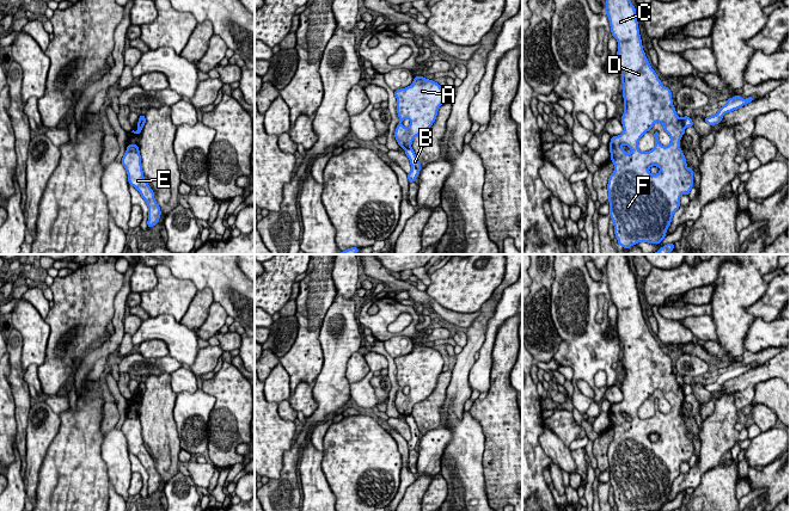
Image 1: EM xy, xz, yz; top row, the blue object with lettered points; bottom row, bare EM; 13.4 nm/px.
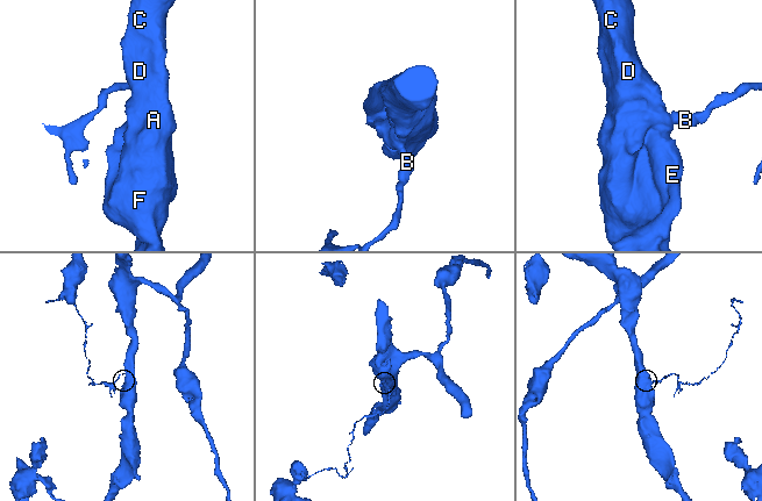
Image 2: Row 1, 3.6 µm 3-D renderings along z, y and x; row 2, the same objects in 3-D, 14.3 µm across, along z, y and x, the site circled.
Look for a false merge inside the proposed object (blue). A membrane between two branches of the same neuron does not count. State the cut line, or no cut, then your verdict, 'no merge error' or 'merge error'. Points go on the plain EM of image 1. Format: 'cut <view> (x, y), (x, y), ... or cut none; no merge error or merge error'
cut yz (680, 386), (684, 395); merge error

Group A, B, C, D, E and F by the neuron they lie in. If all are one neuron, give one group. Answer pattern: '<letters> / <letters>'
A C D E F / B

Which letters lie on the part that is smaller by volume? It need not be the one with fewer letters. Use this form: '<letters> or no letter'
B

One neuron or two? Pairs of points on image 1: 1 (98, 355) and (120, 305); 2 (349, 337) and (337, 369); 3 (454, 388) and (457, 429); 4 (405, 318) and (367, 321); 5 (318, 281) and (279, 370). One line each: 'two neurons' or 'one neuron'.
1: one neuron
2: one neuron
3: two neurons
4: two neurons
5: two neurons

